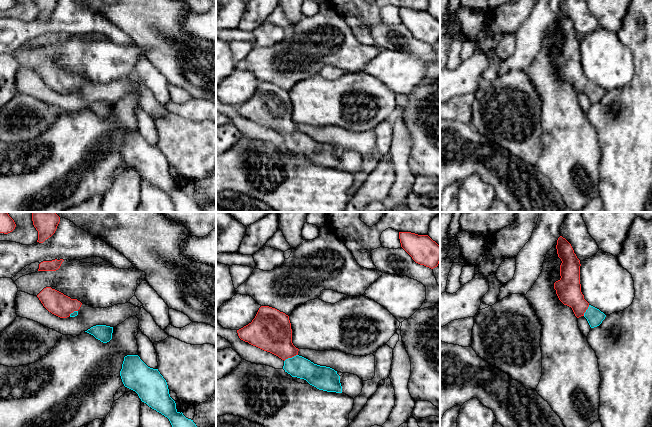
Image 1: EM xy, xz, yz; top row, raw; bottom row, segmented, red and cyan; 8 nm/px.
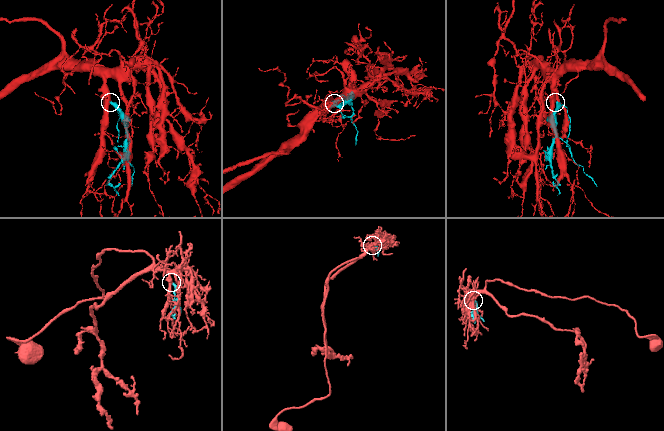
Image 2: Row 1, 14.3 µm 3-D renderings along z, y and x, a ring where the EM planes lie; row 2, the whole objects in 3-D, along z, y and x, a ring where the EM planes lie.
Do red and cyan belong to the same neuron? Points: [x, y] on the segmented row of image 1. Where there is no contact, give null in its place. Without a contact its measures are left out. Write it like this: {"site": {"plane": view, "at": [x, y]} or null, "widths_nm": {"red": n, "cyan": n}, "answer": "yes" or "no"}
{"site": {"plane": "xz", "at": [290, 357]}, "widths_nm": {"red": 320, "cyan": 170}, "answer": "yes"}

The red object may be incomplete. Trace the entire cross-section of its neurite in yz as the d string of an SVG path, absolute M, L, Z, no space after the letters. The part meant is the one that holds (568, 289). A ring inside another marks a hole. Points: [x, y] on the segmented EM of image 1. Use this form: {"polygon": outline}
{"polygon": "M562 236L557 240L557 254L561 259L561 278L554 283L554 289L559 300L572 308L577 318L584 316L590 327L599 326L606 315L599 309L591 306L581 292L580 260L577 258L571 244Z"}

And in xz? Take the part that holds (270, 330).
{"polygon": "M261 306L252 322L237 333L241 340L281 358L283 369L292 377L304 379L319 390L342 393L337 371L298 355L299 349L292 343L289 316L285 313Z"}

